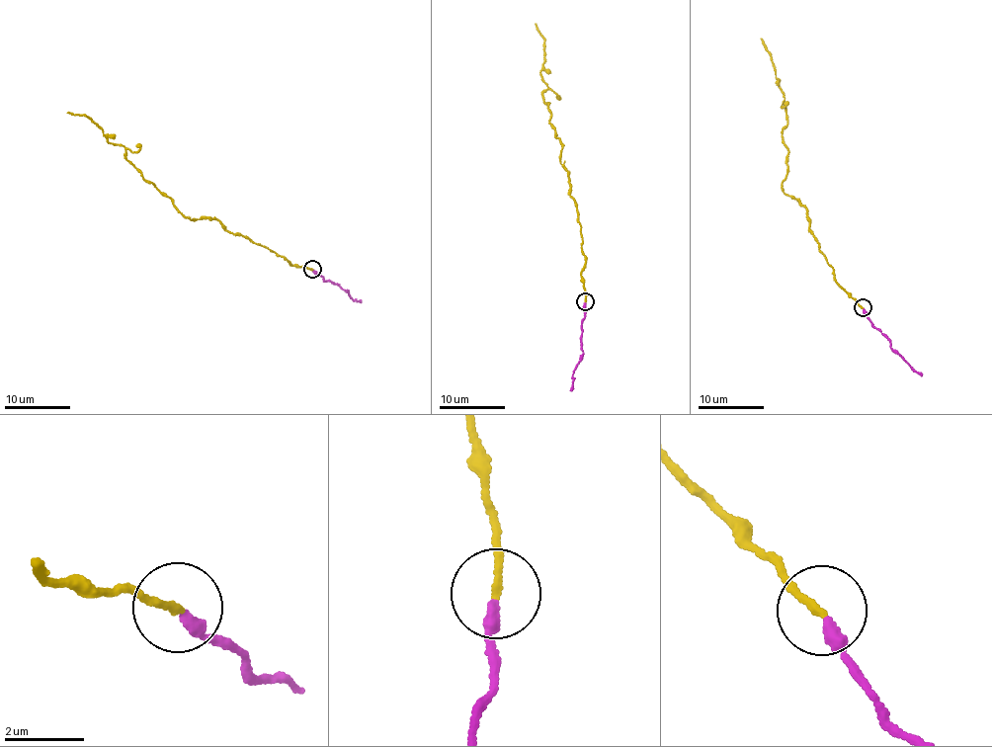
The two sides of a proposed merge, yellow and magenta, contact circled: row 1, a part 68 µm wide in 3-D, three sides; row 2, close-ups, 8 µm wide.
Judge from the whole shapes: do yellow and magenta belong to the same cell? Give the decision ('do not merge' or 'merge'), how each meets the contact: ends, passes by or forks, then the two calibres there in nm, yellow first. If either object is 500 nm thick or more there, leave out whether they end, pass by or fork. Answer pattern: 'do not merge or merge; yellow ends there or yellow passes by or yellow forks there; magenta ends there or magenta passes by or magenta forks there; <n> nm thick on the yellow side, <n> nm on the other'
merge; yellow ends there; magenta ends there; 180 nm thick on the yellow side, 320 nm on the other

